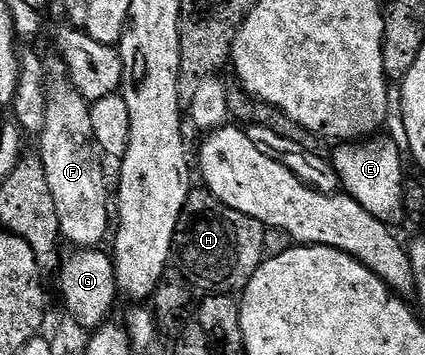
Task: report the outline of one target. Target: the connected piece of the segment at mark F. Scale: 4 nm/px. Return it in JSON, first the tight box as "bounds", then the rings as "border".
{"bounds":[37,61,112,248],"border":[[[61,61],[49,63],[48,78],[46,119],[37,153],[48,176],[52,200],[56,200],[56,216],[60,216],[62,238],[70,241],[74,248],[98,248],[105,238],[107,241],[112,226],[112,198],[106,195],[103,159],[94,145],[90,103],[83,100],[78,89],[71,84]]]}

